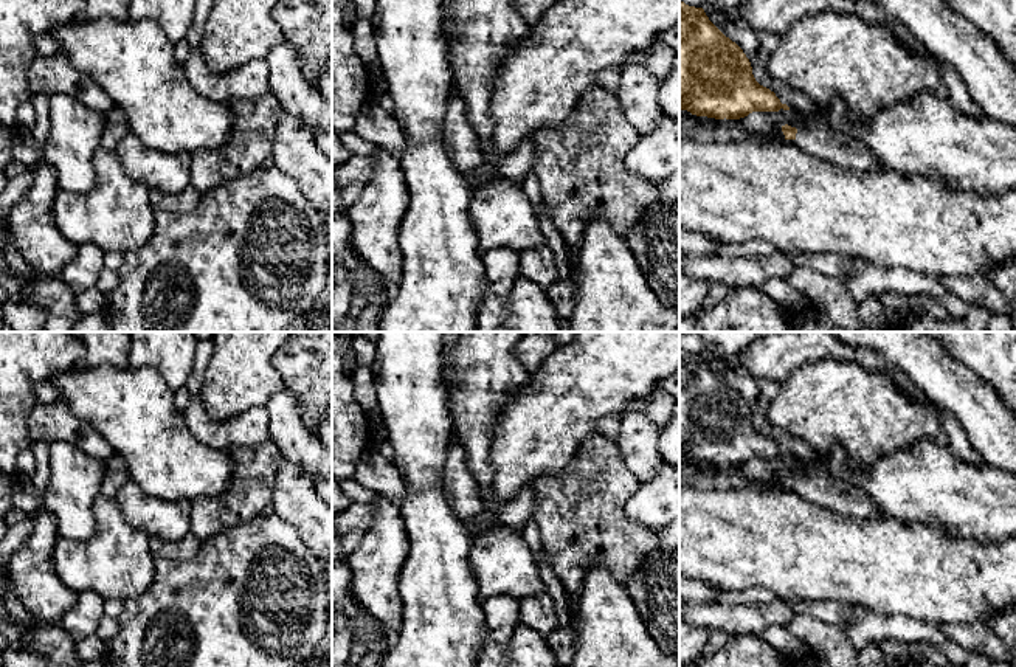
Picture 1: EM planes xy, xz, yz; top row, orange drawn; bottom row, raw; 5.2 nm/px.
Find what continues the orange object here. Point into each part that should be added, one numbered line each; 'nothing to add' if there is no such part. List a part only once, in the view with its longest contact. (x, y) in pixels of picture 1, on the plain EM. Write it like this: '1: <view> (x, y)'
1: yz (816, 486)

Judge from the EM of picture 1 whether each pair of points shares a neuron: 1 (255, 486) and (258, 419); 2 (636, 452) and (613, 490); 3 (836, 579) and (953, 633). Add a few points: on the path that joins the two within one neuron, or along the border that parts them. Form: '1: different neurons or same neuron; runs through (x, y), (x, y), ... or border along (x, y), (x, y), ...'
1: same neuron; runs through (255, 469), (258, 436)
2: different neurons; border along (615, 442), (627, 469), (639, 481)
3: different neurons; border along (974, 621), (937, 625)

